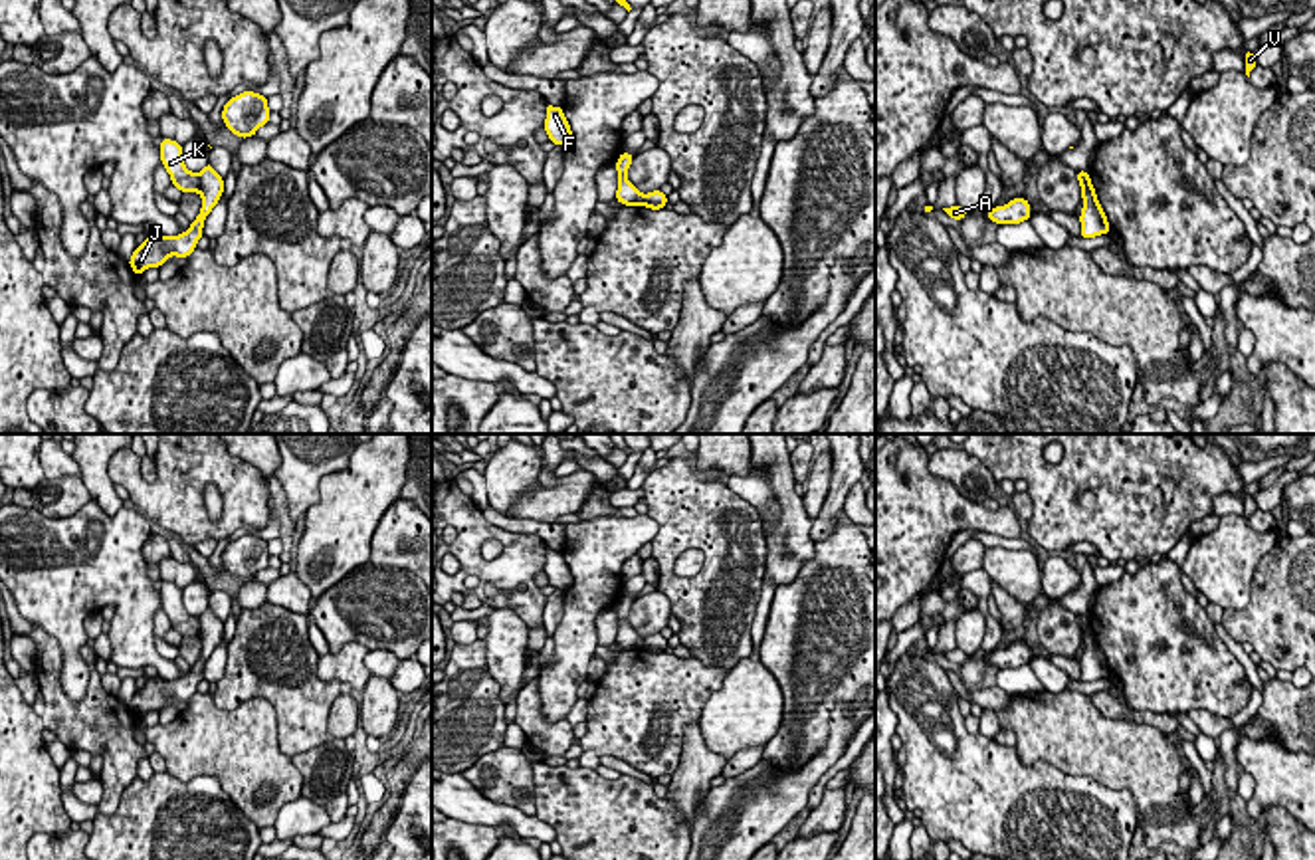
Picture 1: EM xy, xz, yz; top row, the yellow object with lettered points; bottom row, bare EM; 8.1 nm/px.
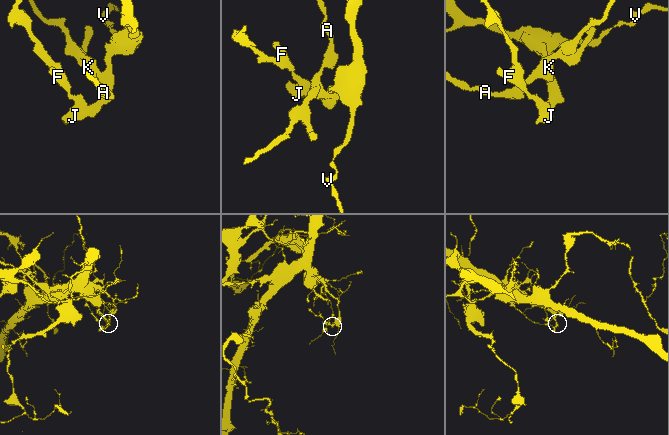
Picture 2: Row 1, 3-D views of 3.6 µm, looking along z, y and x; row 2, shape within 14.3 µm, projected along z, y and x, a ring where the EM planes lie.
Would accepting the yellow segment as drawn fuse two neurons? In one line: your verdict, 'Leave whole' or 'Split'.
Split

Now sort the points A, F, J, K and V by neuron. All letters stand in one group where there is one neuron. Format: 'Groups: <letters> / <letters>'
Groups: A K / F J V

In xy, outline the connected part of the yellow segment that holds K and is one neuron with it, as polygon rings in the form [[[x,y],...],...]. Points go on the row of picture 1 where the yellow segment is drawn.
[[[162,139],[160,143],[160,161],[166,172],[170,174],[170,182],[180,192],[198,192],[200,178],[198,172],[190,172],[182,161],[182,145],[172,139]]]

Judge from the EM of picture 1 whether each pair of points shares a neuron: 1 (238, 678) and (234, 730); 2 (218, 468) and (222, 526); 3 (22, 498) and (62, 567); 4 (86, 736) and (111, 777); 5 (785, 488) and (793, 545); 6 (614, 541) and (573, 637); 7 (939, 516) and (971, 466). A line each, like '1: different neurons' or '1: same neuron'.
1: different neurons
2: same neuron
3: different neurons
4: same neuron
5: same neuron
6: same neuron
7: different neurons

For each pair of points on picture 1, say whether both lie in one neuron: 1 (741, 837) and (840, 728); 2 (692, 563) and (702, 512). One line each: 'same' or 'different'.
1: same
2: different

